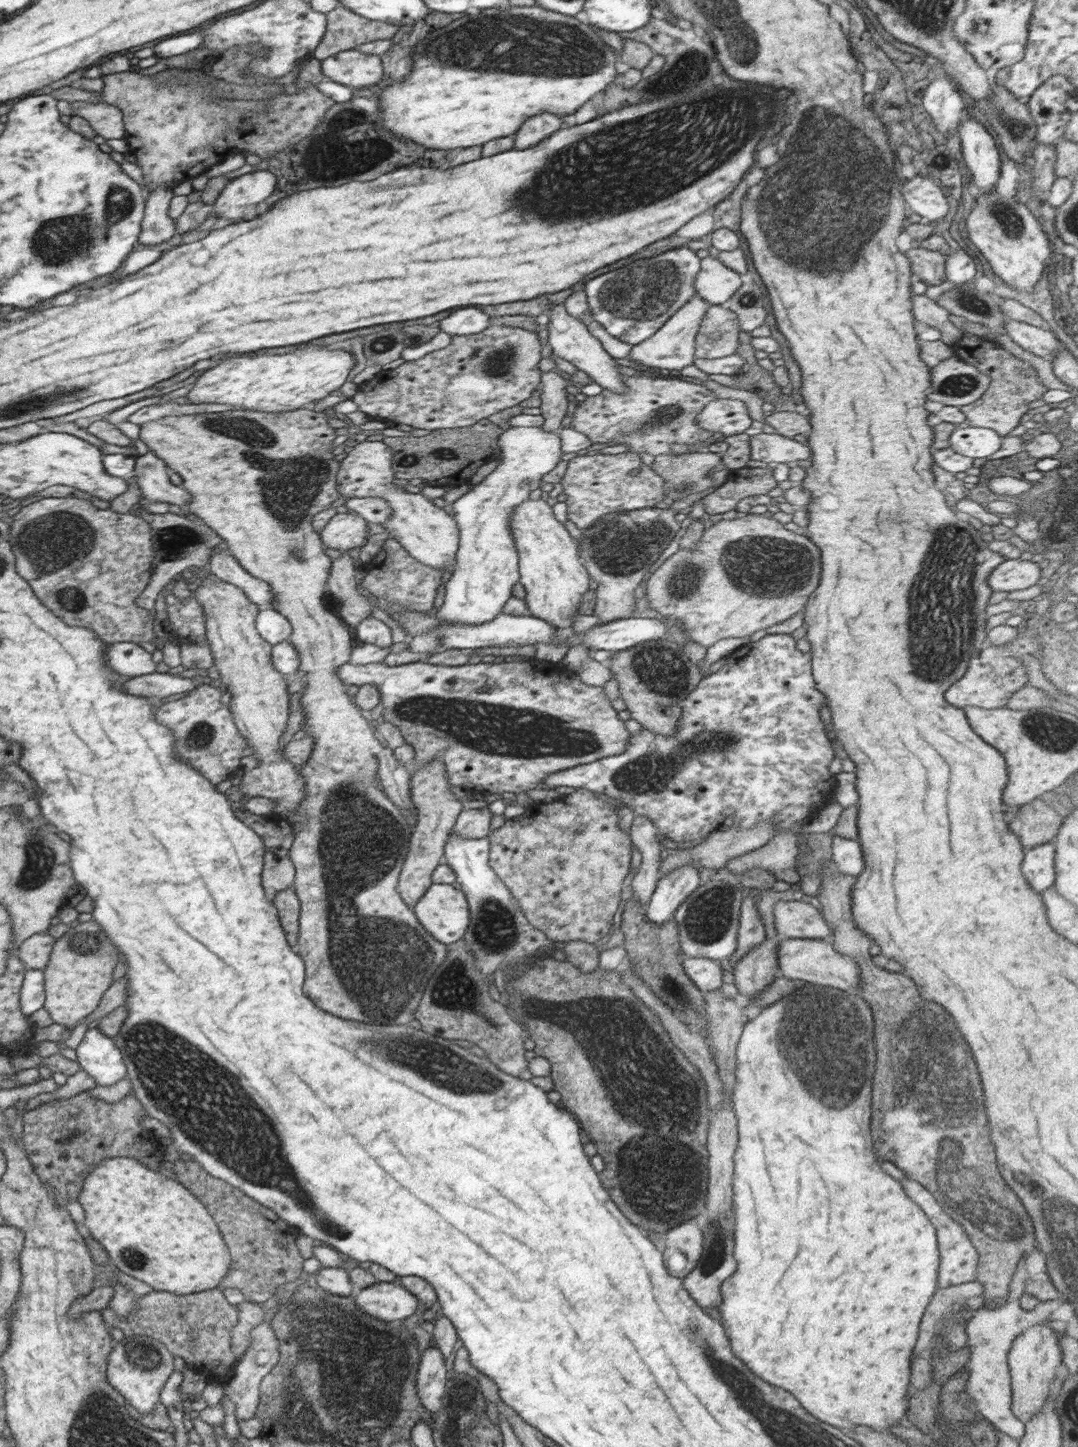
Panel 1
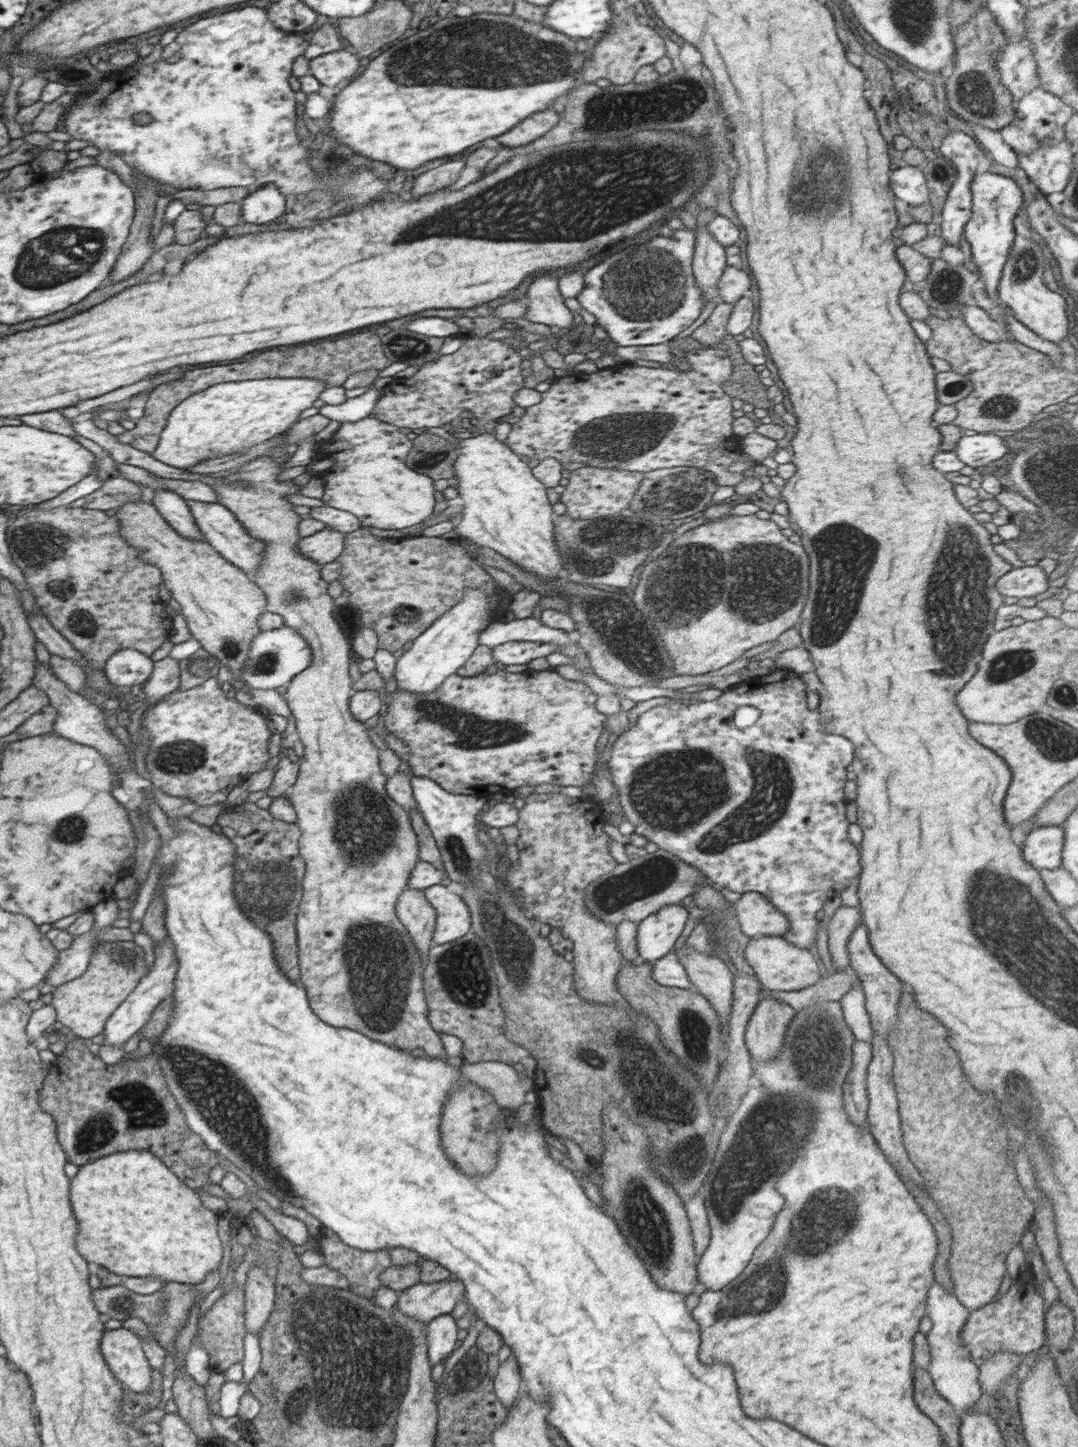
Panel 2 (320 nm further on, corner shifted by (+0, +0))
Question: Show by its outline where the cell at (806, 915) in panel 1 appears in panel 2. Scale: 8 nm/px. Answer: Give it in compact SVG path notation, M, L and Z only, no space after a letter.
M741 893L734 903L740 930L746 936L783 936L789 929L786 915L782 914L765 896L760 893Z

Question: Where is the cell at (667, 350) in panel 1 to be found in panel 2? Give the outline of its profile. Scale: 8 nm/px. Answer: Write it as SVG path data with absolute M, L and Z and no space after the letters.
M698 224L694 229L693 273L695 281L703 292L705 305L719 296L717 280L727 266L725 246L722 246L708 230L707 224Z

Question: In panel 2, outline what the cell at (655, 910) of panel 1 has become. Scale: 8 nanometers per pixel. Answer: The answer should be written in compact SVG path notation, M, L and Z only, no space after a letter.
M671 904L641 920L636 933L636 950L640 959L652 962L673 952L688 917L684 907Z

